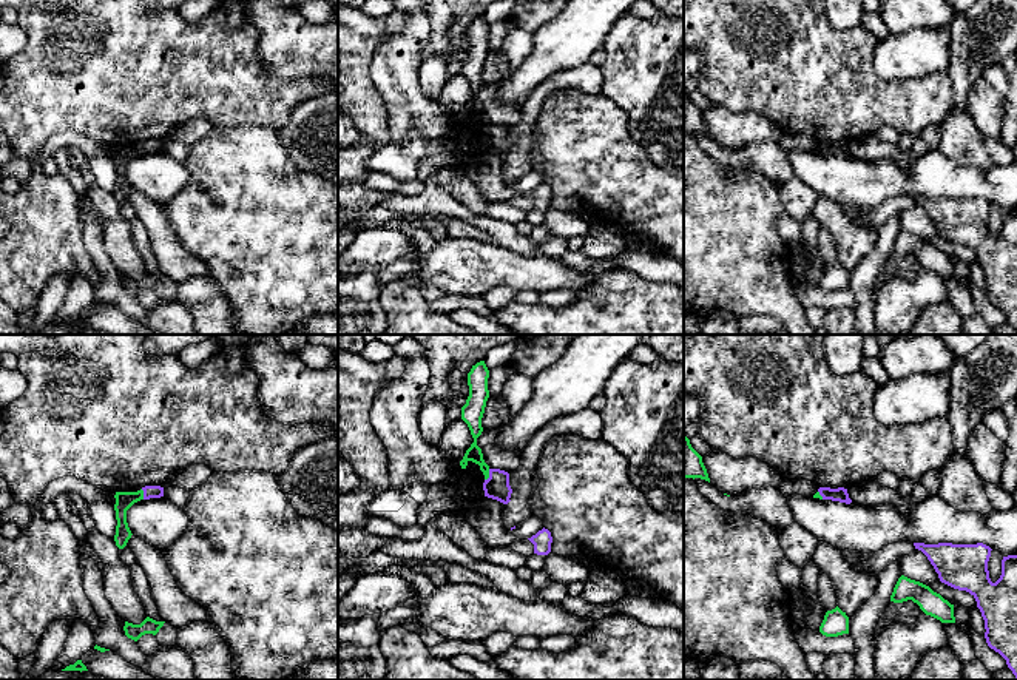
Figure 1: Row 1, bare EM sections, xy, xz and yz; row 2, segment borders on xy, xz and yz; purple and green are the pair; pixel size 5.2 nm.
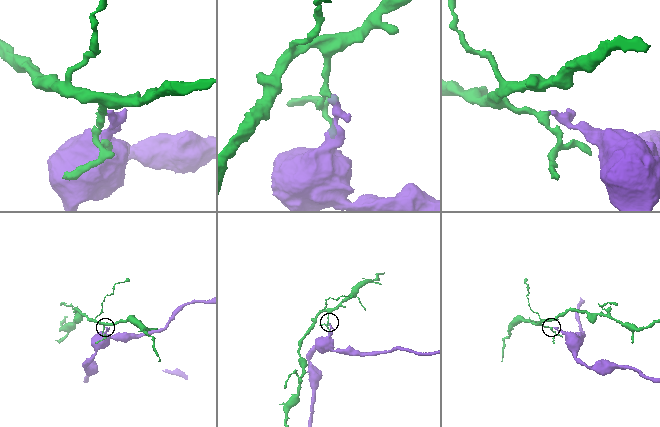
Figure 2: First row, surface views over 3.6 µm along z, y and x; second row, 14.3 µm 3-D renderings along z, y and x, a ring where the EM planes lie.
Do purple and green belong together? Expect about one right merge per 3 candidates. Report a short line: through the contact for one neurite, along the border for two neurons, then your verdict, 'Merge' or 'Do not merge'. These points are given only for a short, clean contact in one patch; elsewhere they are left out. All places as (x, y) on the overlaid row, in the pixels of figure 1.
Line: xz (489, 469), (489, 475), (485, 480). Do not merge

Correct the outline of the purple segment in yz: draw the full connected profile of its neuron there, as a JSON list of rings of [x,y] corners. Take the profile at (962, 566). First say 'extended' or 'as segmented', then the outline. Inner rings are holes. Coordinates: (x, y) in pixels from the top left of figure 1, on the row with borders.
as segmented; [[[983,543],[914,546],[927,557],[941,583],[975,598],[988,646],[1006,660],[1017,680],[1017,555],[1003,557],[1002,575],[992,583],[988,571],[992,549]]]

